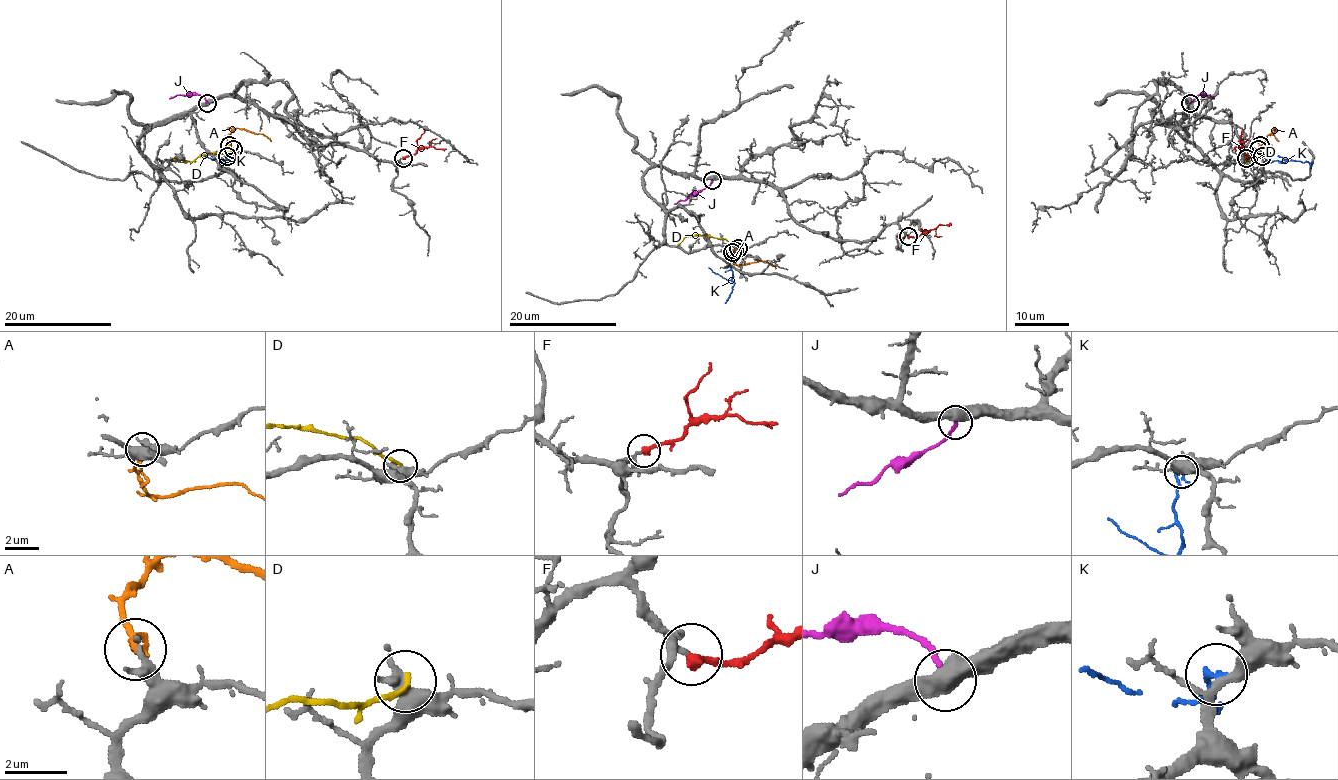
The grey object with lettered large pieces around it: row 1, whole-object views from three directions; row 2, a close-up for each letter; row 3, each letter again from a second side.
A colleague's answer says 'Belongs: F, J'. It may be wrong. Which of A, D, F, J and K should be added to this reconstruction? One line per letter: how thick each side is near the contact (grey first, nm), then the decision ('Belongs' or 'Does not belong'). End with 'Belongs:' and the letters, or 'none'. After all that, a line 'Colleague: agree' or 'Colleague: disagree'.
A: Thickness 200 nm (grey) against 220 nm. Belongs
D: Thickness 380 nm (grey) against 190 nm. Does not belong
F: Thickness 140 nm (grey) against 360 nm. Belongs
J: Thickness 550 nm (grey) against 190 nm. Does not belong
K: Thickness 240 nm (grey) against 220 nm. Does not belong
Belongs: A, F
Colleague: disagree

